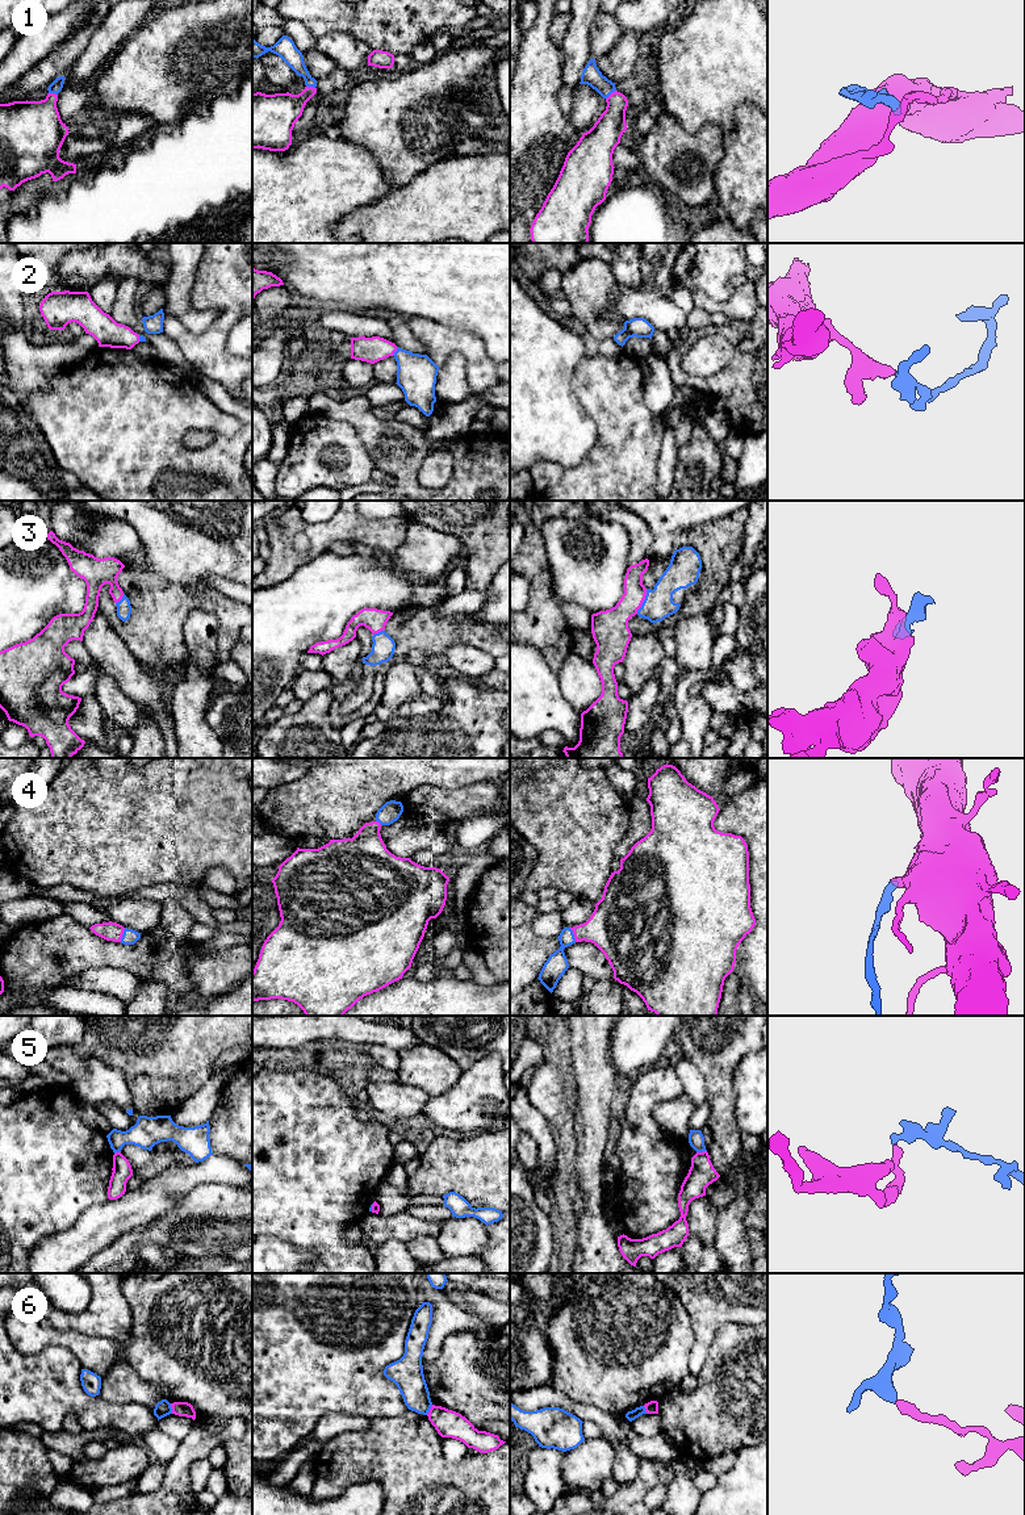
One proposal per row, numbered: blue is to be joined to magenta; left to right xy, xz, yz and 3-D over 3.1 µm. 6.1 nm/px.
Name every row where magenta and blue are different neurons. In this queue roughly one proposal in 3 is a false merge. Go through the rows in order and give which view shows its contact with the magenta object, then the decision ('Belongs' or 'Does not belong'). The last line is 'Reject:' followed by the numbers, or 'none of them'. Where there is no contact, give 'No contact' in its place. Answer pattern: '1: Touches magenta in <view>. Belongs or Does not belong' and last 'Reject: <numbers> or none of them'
1: Touches magenta in yz. Belongs
2: Touches magenta in xz. Belongs
3: Touches magenta in yz. Belongs
4: Touches magenta in xy. Belongs
5: Touches magenta in yz. Does not belong
6: Touches magenta in xy. Does not belong
Reject: 5, 6

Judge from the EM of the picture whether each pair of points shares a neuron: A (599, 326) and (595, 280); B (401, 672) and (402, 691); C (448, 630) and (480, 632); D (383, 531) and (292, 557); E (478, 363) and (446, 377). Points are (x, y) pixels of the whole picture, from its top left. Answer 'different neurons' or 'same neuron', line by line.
A: same neuron
B: same neuron
C: same neuron
D: same neuron
E: different neurons

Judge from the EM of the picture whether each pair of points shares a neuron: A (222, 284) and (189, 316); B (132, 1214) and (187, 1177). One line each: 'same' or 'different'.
A: different
B: same

